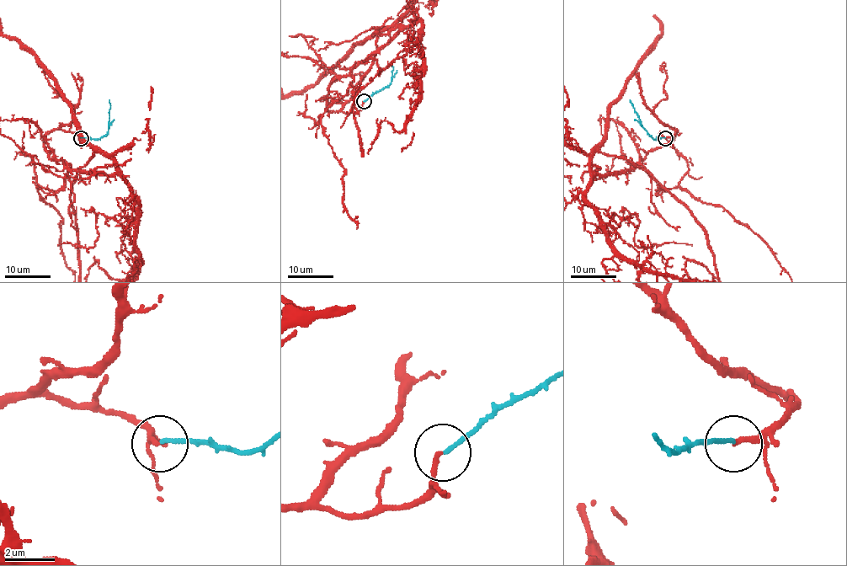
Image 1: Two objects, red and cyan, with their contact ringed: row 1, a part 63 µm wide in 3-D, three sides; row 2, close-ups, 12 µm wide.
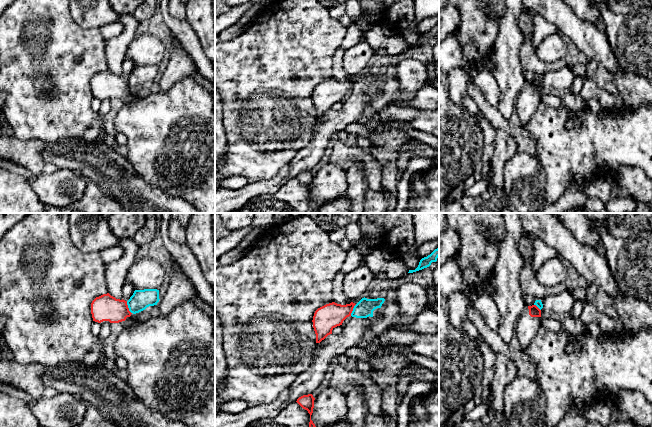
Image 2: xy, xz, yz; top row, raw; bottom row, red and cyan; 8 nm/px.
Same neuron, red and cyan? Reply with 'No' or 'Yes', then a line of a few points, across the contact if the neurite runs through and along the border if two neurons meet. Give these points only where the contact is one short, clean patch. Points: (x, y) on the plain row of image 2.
No. Line: xy (126, 77), (128, 86), (131, 89)

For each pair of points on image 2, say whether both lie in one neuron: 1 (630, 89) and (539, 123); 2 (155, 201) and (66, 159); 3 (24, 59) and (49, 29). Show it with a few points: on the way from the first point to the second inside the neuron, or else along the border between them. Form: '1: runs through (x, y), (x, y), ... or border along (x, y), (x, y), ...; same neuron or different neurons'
1: border along (624, 104), (630, 108), (637, 108), (641, 105); different neurons
2: runs through (133, 193), (109, 170), (98, 162), (88, 159); same neuron
3: runs through (31, 52), (39, 44), (39, 39), (42, 36); same neuron

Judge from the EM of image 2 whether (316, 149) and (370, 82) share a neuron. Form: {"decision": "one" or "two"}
{"decision": "one"}

